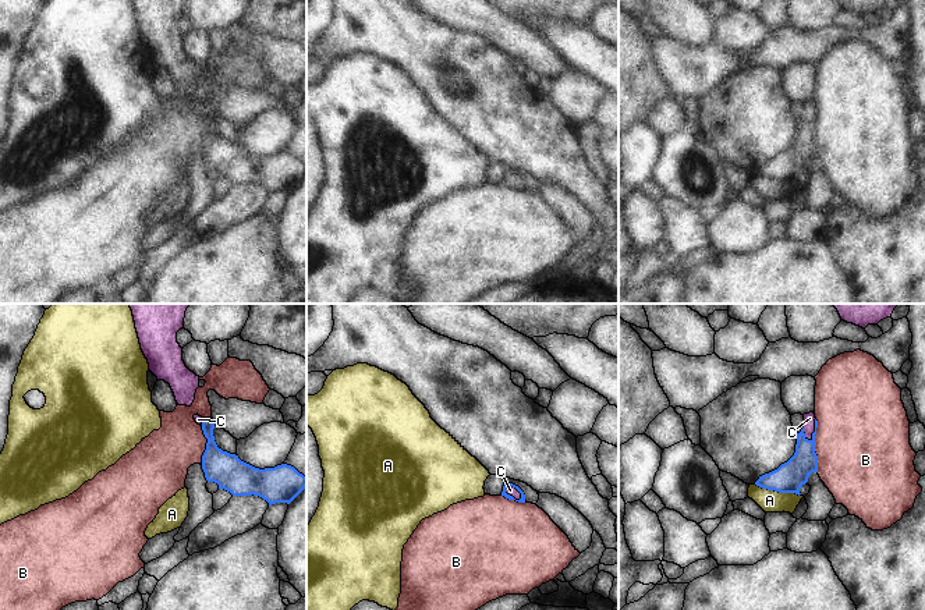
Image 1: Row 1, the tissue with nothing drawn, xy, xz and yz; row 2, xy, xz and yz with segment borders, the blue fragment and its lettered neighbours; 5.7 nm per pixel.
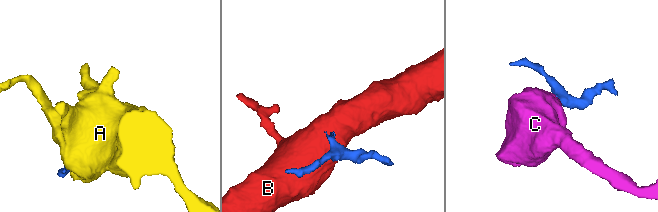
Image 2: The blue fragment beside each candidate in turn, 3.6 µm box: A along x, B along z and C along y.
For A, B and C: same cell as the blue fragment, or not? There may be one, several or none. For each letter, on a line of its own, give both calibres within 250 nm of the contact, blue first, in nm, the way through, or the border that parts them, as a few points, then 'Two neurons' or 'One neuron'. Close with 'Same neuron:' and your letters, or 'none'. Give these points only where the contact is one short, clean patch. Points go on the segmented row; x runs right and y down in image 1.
A: Thickness 170 nm (blue) against 130 nm. Boundary: yz (754, 483), (779, 492), (800, 495). Two neurons
B: Thickness 170 nm (blue) against 480 nm. Boundary: yz (815, 419), (818, 471). Two neurons
C: Thickness 150 nm (blue) against 70 nm. Path across: yz (804, 461), (805, 443), (815, 429), (810, 418). One neuron
Same neuron: C

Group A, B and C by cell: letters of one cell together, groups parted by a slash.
A / B / C

